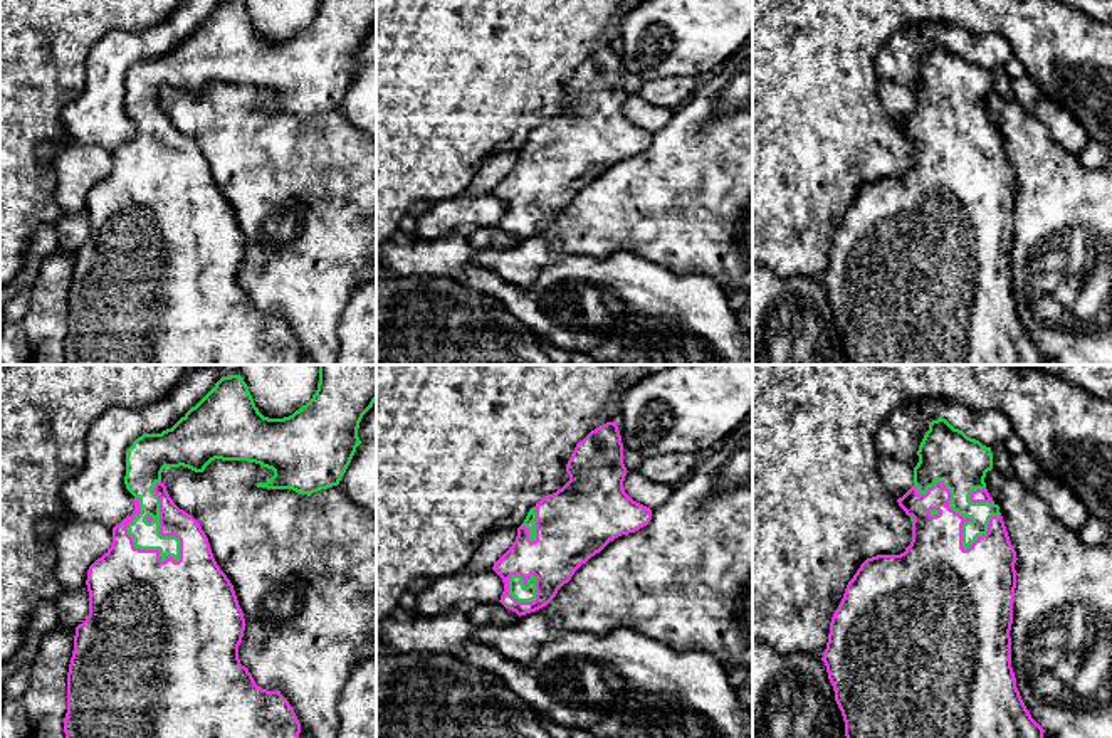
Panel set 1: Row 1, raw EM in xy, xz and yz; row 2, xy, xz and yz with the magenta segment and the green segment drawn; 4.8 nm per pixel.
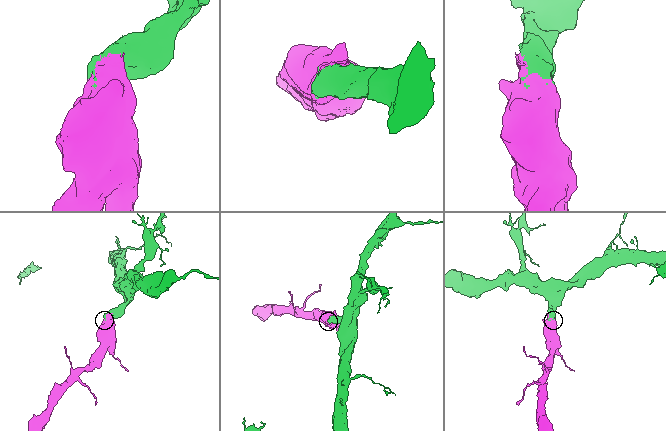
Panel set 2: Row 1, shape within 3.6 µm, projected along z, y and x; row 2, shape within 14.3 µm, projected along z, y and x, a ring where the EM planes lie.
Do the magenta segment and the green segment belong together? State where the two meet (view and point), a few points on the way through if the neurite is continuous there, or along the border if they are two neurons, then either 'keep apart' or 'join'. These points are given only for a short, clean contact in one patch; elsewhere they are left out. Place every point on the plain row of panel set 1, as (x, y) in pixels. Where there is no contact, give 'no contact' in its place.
xy (160, 150) | join

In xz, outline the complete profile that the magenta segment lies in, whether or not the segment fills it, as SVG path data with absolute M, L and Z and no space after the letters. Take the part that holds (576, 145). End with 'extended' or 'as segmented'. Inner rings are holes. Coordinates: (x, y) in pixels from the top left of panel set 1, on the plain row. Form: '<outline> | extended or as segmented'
M606 45L580 64L566 87L569 104L529 133L512 170L494 187L502 202L501 227L519 240L546 230L574 195L610 165L635 156L652 143L652 133L623 113L627 91L616 45Z | extended

